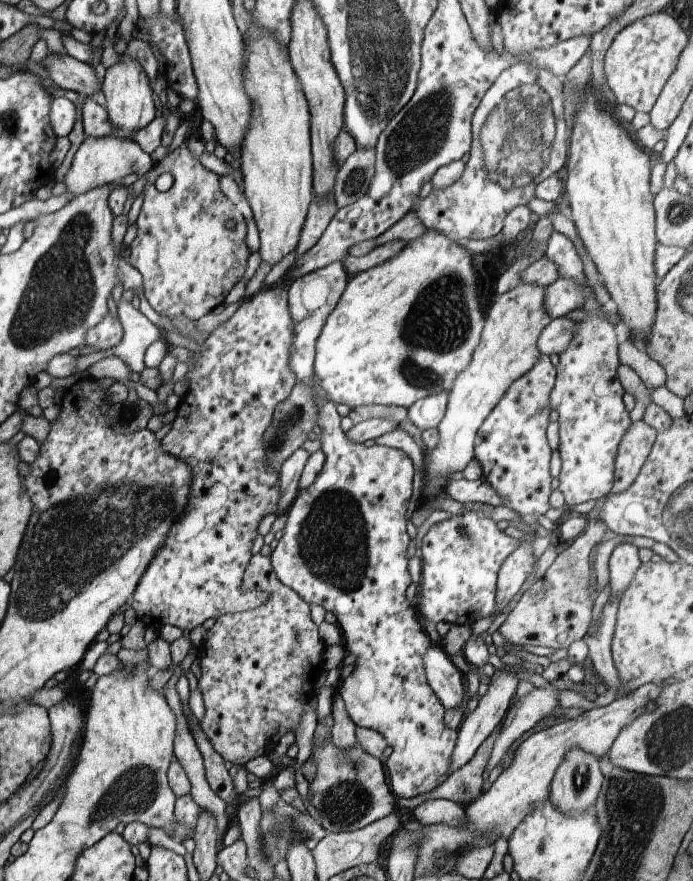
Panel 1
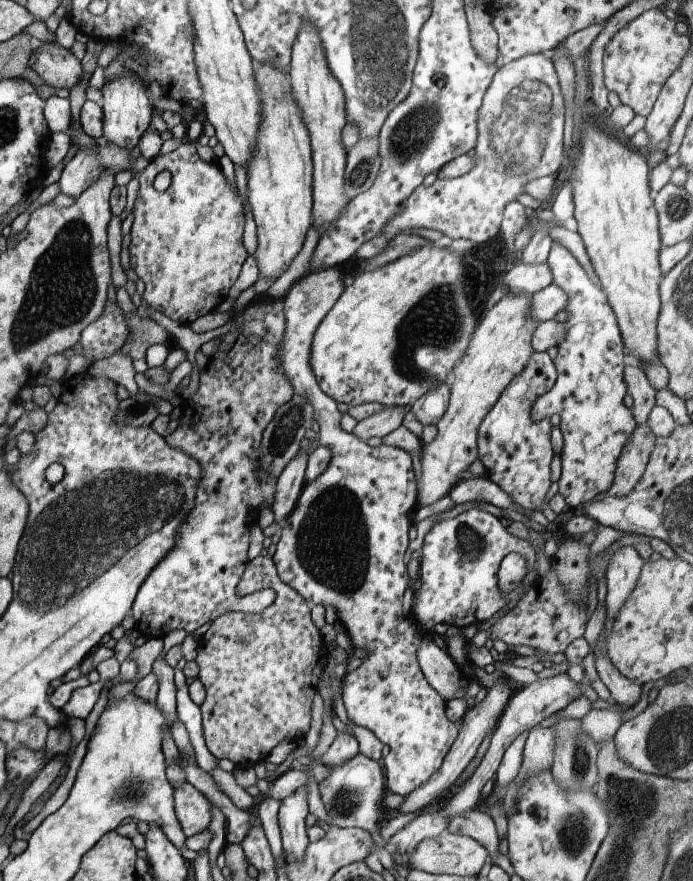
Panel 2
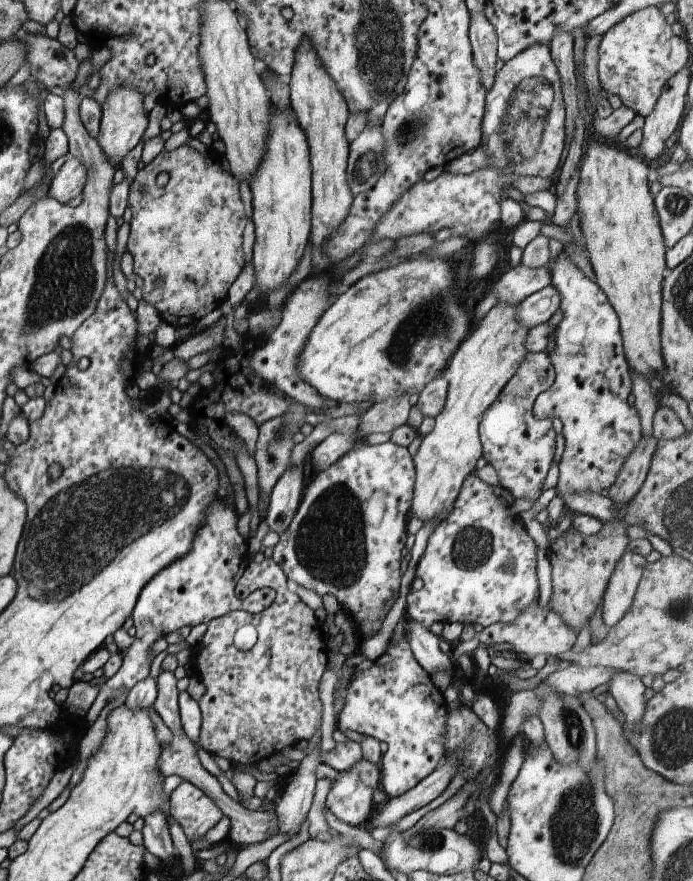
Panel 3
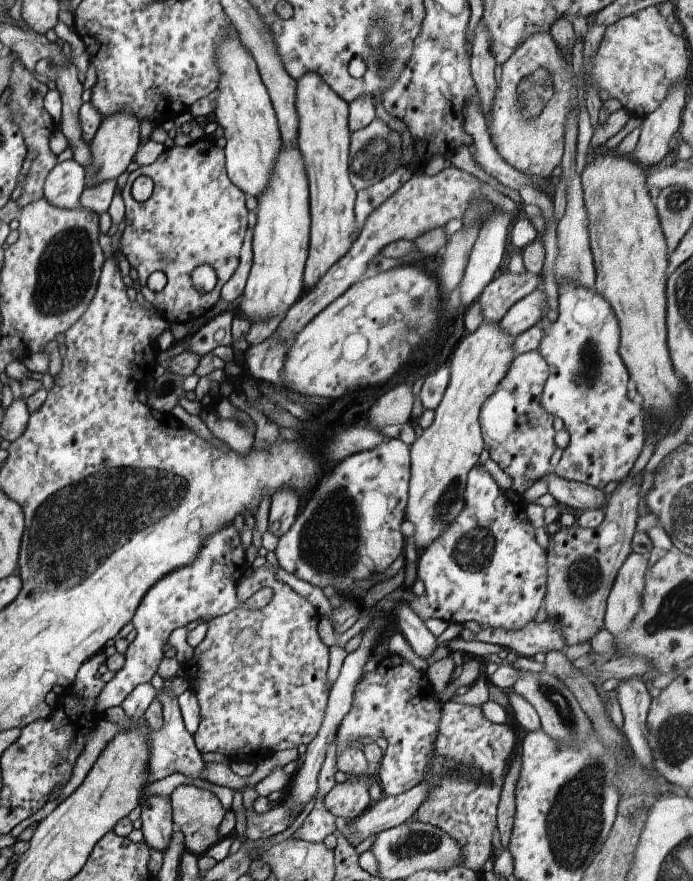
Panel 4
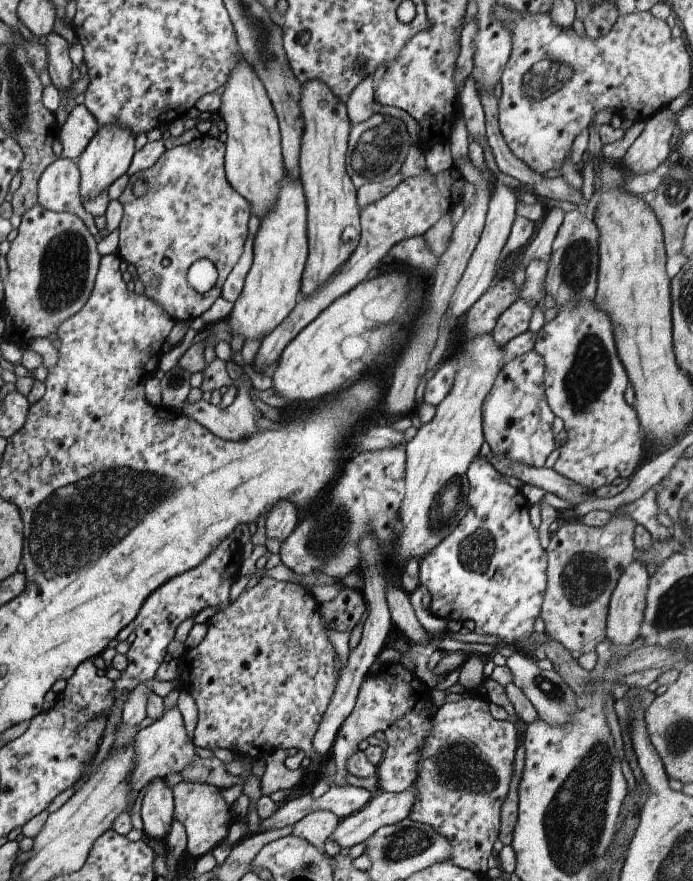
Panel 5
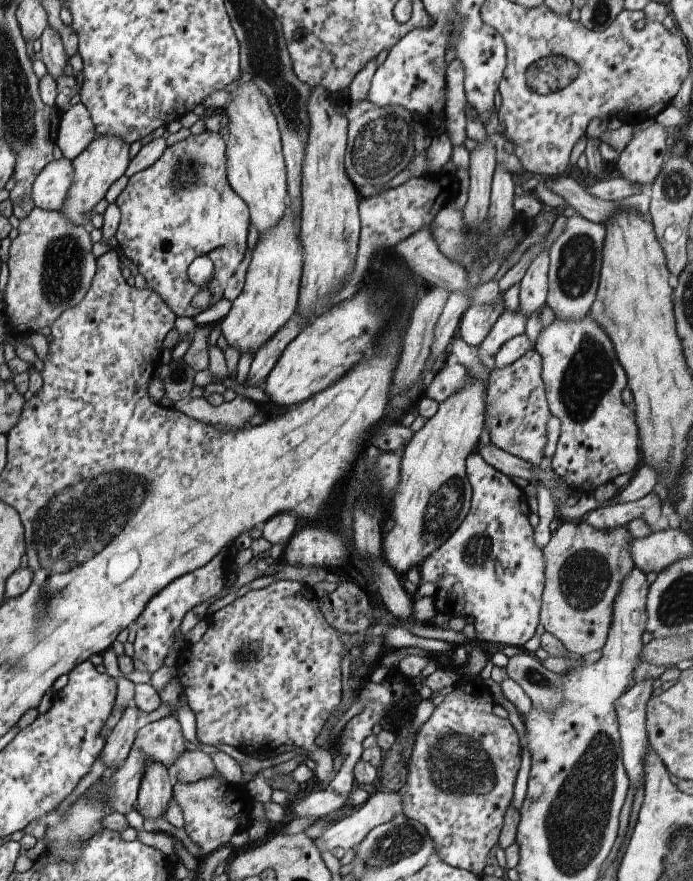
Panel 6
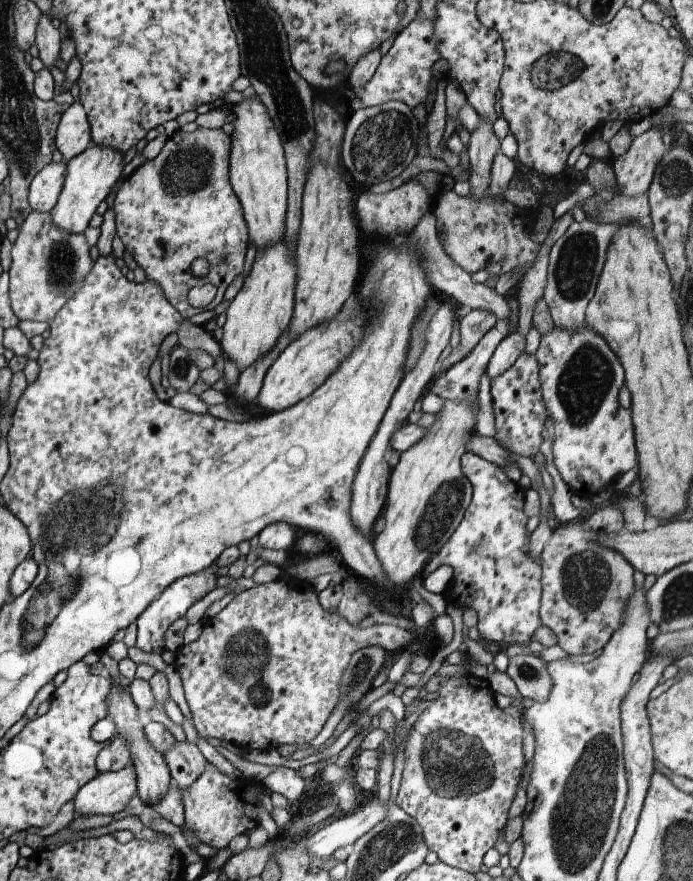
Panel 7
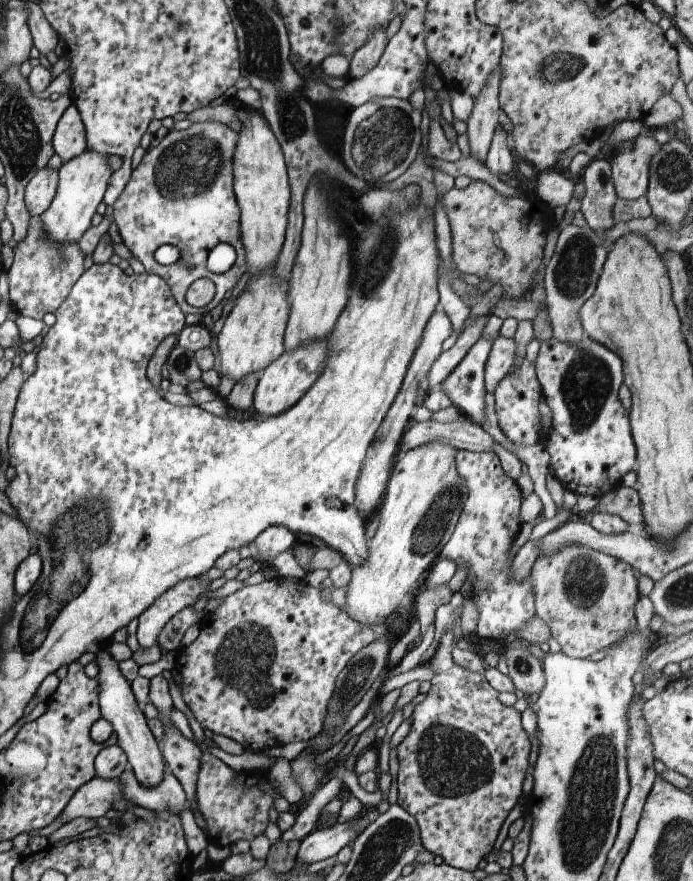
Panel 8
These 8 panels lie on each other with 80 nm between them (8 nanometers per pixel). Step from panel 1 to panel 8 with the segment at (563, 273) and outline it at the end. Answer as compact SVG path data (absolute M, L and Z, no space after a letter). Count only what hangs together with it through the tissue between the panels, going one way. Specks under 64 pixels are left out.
M584 334L578 343L567 343L556 338L541 342L535 361L537 380L543 391L543 400L552 412L551 429L545 449L550 455L552 474L566 491L577 496L602 495L620 486L621 478L637 466L637 450L633 441L630 411L618 399L618 389L623 382L623 362L602 343Z

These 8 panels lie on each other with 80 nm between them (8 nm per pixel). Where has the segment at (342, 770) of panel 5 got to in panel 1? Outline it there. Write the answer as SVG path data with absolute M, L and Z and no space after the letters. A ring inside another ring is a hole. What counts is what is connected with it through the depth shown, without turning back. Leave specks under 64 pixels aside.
M334 261L318 270L298 277L288 284L288 308L293 320L290 366L298 381L312 383L314 380L317 338L322 332L325 320L336 308L342 293L348 286L349 279L342 262ZM318 398L319 417L317 424L322 428L320 440L322 442L322 452L325 456L325 461L322 470L318 473L316 480L312 486L306 490L299 490L298 483L301 479L305 464L311 454L303 447L295 450L280 466L280 490L281 497L278 503L278 515L287 513L288 520L284 529L284 535L278 541L276 548L271 553L271 565L274 572L277 574L278 580L296 591L309 605L321 604L327 611L333 612L336 615L336 624L339 626L342 636L342 643L348 653L356 656L354 670L346 679L341 680L336 687L341 699L345 702L345 709L352 722L357 727L379 732L387 740L387 744L392 746L392 754L388 758L385 765L390 776L390 788L397 798L412 798L418 794L426 794L432 792L434 788L438 788L444 784L448 777L452 774L451 758L457 739L457 729L450 729L444 725L445 706L438 700L437 694L430 688L423 661L423 656L426 651L433 645L429 634L425 631L420 619L420 614L417 610L416 602L410 602L407 597L407 588L411 585L412 578L408 572L408 558L406 557L406 549L411 538L406 531L406 509L410 496L412 494L412 480L414 480L415 466L412 459L399 448L387 447L386 445L374 445L365 447L361 443L352 443L345 435L345 432L340 428L340 414L336 411L336 404L333 401Z

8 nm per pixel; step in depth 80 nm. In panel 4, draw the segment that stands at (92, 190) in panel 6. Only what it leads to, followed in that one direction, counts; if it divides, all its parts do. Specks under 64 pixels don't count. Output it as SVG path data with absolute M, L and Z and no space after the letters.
M130 111L113 112L103 118L90 142L91 162L84 167L88 188L111 178L118 178L130 166L139 149L139 122L139 118Z

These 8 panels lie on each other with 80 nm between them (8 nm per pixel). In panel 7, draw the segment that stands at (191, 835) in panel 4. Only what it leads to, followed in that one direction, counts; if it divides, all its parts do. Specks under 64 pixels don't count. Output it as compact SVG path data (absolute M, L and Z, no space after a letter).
M209 763L190 788L182 789L185 824L200 843L208 844L216 851L226 849L235 836L248 835L260 826L258 812L262 801L259 796L264 790L262 783L246 777L233 780Z

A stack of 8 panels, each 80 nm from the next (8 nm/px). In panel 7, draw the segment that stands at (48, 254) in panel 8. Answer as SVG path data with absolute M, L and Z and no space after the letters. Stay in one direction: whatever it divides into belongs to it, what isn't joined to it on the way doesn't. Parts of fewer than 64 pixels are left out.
M33 210L22 222L20 234L12 244L12 266L10 266L10 302L12 312L19 321L52 323L60 308L76 294L86 274L95 264L90 258L91 250L86 236L64 232L56 228L50 212Z

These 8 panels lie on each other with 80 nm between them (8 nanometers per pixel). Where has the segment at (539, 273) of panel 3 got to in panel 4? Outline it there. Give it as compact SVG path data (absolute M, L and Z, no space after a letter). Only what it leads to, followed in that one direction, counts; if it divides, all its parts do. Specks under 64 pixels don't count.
M502 274L492 279L480 294L480 304L484 308L484 321L500 322L508 309L528 296L542 282L542 274Z

